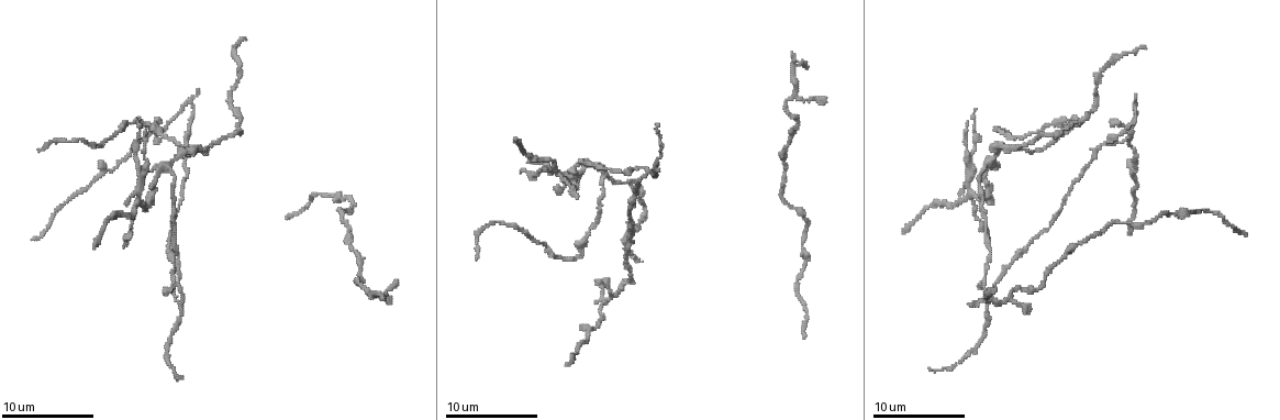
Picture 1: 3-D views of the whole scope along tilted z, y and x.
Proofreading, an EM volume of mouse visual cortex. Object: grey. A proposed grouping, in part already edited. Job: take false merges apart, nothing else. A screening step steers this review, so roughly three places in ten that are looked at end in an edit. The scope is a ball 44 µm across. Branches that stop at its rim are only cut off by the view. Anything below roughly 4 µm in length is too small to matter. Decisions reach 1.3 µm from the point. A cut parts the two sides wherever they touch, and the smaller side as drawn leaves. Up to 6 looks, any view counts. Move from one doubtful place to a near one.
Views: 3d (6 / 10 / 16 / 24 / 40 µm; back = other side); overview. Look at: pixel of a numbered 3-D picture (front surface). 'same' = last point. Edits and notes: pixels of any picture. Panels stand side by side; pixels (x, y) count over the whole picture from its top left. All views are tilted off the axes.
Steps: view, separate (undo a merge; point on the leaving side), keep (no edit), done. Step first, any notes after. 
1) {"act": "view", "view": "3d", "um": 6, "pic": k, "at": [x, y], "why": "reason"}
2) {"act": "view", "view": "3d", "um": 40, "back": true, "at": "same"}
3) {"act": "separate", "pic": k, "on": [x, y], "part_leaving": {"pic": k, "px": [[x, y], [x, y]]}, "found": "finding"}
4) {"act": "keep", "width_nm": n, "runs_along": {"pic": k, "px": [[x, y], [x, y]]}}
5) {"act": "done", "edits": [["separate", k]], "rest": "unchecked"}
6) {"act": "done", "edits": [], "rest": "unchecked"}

{"act": "view", "view": "3d", "um": 10, "pic": 1, "at": [786, 108], "why": "sudden change in width"}

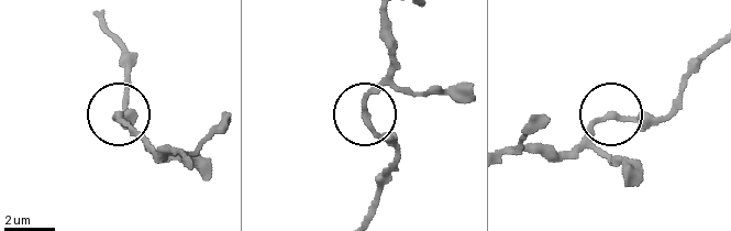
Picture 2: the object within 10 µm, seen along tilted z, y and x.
{"act": "keep", "width_nm": 230, "found": "one neuron here"}

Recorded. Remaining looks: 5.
{"act": "view", "view": "3d", "um": 10, "pic": 1, "at": [648, 175], "why": "branch point"}

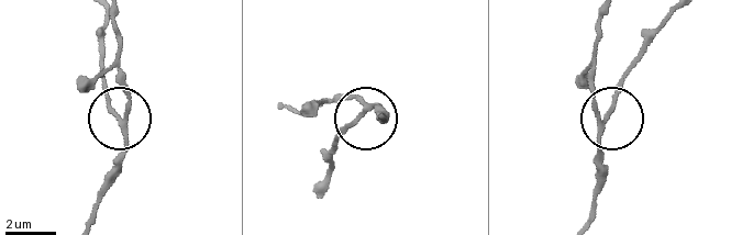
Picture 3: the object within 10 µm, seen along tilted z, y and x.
{"act": "view", "view": "3d", "um": 10, "back": true, "pic": 3, "at": [610, 117], "why": "from behind"}

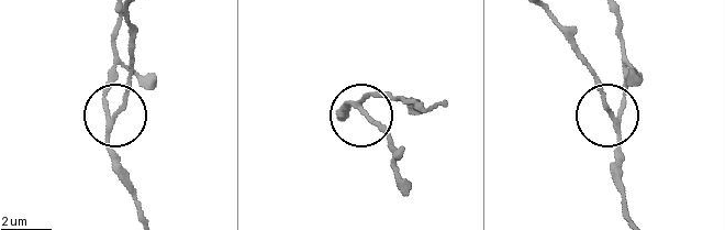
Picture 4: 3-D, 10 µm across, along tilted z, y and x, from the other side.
{"act": "separate", "pic": 4, "on": [131, 87], "width_nm": 150, "part_leaving": {"pic": 4, "px": [[103, 105], [119, 108], [126, 95], [127, 10]]}, "found": "a second neuron is stuck on"}

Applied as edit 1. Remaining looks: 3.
{"act": "view", "view": "overview", "why": "see it whole again"}

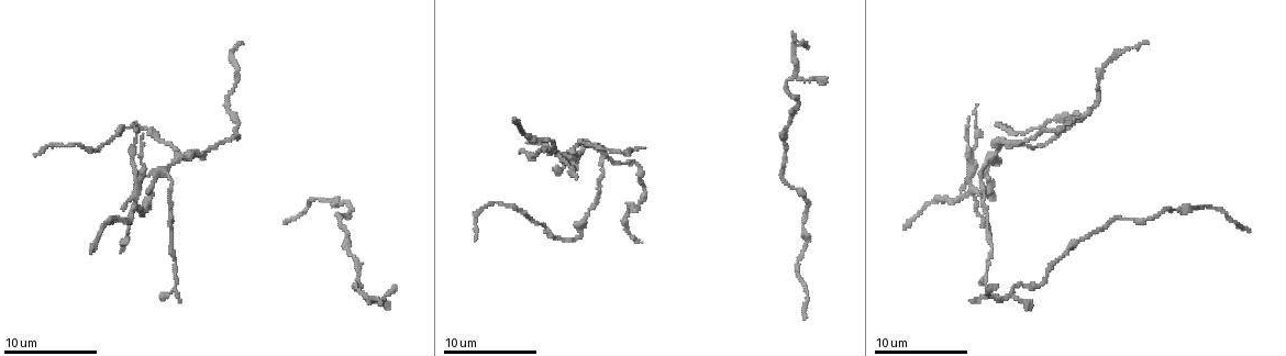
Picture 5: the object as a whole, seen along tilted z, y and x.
{"act": "view", "view": "3d", "um": 16, "pic": 5, "at": [133, 204], "why": "four-way junction"}

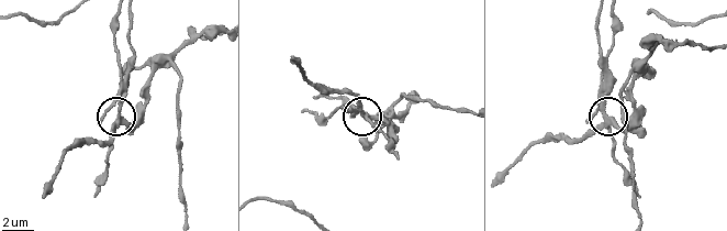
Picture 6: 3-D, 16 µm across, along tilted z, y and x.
{"act": "separate", "pic": 6, "on": [100, 122], "side_arm_um": 10, "part_leaving": {"pic": 6, "px": [[116, 120], [121, 106], [121, 63], [115, 39], [120, 11]]}, "found": "a second neuron is stuck on"}

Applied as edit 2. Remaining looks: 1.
{"act": "done", "edits": [["separate", 4], ["separate", 6]], "rest": "unchecked"}

